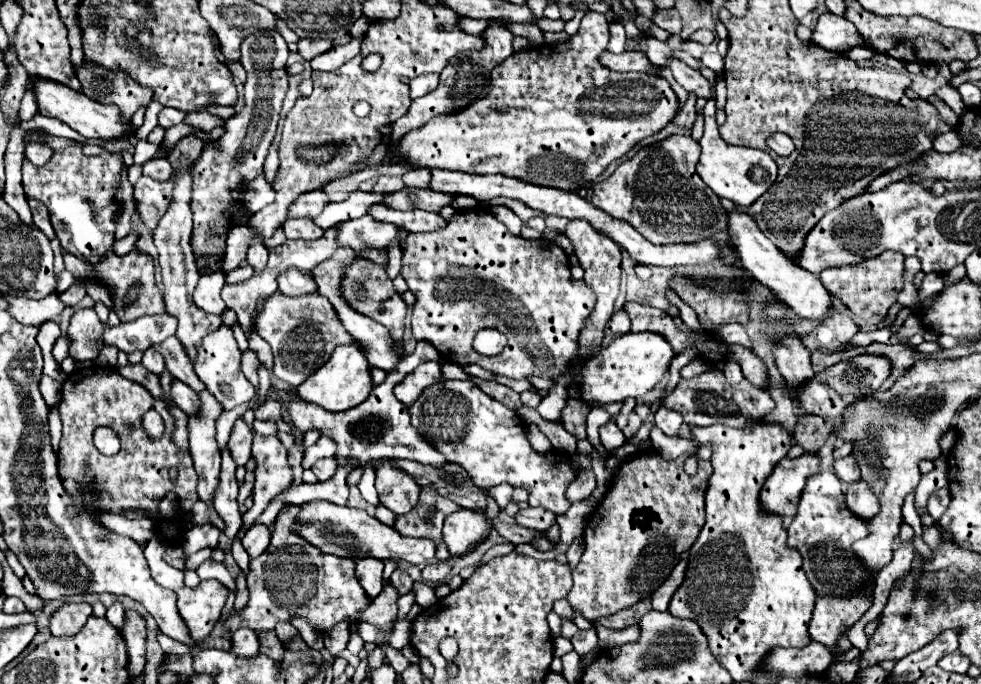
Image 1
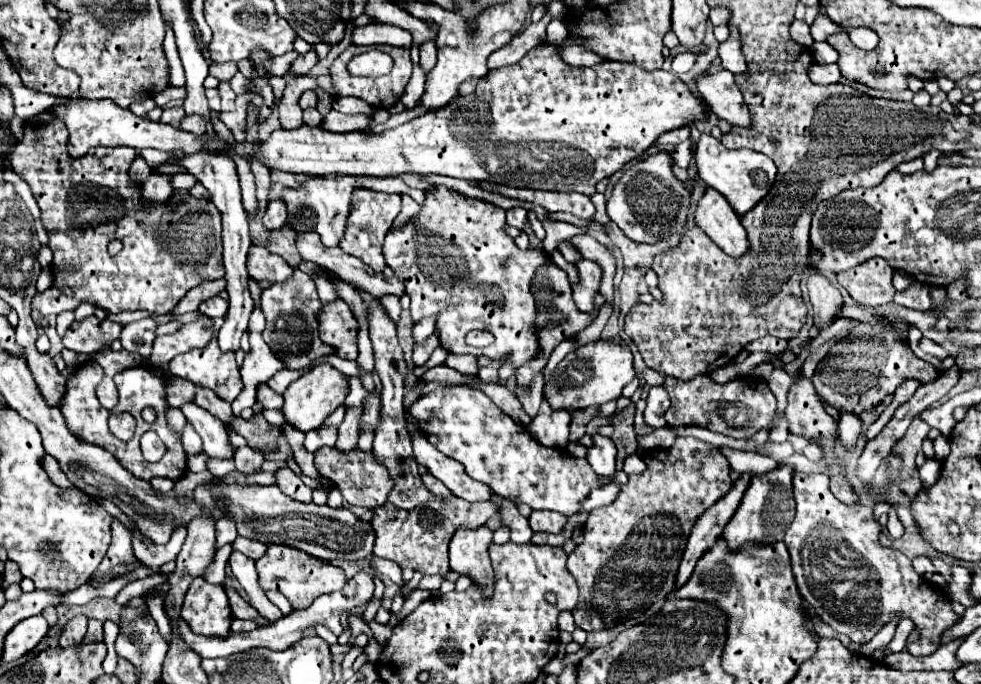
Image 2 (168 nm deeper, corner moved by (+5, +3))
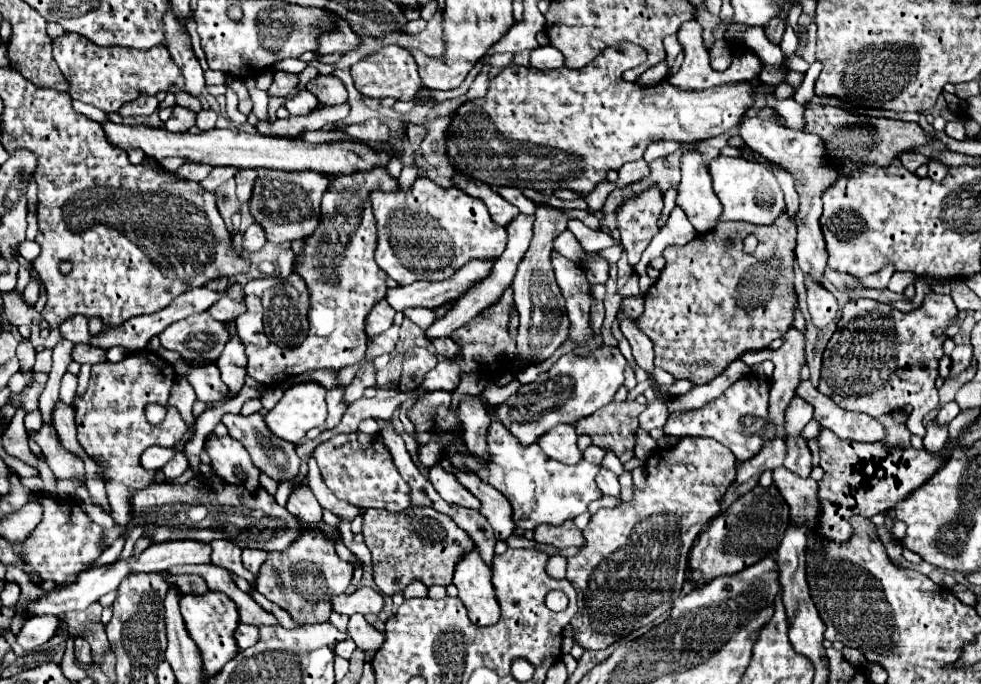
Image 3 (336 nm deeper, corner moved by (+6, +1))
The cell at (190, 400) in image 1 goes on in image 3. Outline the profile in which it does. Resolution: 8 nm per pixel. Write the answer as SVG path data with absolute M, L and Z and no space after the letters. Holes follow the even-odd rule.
M209 433L205 437L205 451L211 457L213 469L225 483L243 485L249 491L255 491L259 487L259 471L237 439L217 437Z

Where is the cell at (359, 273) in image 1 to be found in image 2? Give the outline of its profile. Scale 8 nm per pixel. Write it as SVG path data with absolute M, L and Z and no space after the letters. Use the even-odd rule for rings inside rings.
M358 291L362 295L362 299L366 301L366 305L370 307L370 339L374 343L374 359L376 359L376 371L380 375L382 381L382 421L378 423L376 429L376 437L374 437L374 455L376 459L390 471L390 477L394 481L394 489L388 495L388 501L394 503L400 509L414 509L426 501L434 501L436 497L424 489L424 483L420 479L418 473L418 463L414 459L412 453L412 445L410 445L410 433L406 429L406 417L404 417L404 407L402 407L402 395L404 395L404 379L408 375L404 357L402 357L402 349L398 345L396 339L396 325L390 321L388 313L382 309L382 305L378 303L378 299L374 299L370 293Z

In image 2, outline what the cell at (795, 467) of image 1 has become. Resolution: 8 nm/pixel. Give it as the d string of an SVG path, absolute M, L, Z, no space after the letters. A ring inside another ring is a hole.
M778 467L764 475L754 475L750 487L746 489L740 507L728 521L722 539L730 551L742 549L746 543L772 545L784 539L786 529L794 521L794 495L792 495L792 467Z

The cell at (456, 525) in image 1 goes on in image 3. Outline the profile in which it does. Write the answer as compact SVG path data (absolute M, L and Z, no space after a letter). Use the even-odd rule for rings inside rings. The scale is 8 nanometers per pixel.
M477 547L465 553L455 567L453 585L459 589L459 597L469 611L469 619L477 625L493 625L501 617L495 589L491 583L491 567L483 561Z

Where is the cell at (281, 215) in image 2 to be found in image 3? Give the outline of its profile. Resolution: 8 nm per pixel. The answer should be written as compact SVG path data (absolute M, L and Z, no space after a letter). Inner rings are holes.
M253 223L247 231L245 231L245 251L247 253L253 253L253 251L259 251L261 247L263 247L263 243L265 243L265 231L263 231L263 227L259 225L259 223Z

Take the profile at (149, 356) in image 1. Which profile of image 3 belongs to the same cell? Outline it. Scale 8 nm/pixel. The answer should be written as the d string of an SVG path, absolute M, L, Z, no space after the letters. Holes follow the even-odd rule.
M209 313L193 315L181 323L169 325L161 331L159 341L165 349L177 351L185 359L215 361L225 347L223 323L209 317Z

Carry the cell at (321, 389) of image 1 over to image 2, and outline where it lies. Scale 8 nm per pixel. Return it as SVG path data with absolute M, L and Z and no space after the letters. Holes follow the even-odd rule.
M324 363L324 365L314 367L310 373L302 375L298 381L290 383L290 387L284 391L282 413L284 413L284 419L286 419L288 425L292 425L294 429L298 429L302 433L308 433L308 431L318 429L326 421L326 417L338 405L344 403L346 395L348 395L346 377L338 369L334 369L332 365Z

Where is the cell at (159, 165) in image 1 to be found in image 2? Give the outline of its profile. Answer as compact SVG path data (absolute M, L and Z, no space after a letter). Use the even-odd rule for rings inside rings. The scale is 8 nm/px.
M176 173L169 177L174 189L192 189L196 185L196 177L190 173Z

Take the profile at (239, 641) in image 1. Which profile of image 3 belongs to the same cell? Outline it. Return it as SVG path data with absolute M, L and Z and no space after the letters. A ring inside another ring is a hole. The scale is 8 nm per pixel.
M239 623L239 627L235 629L235 639L237 639L239 649L251 647L253 643L257 643L257 637L259 637L259 631L257 631L257 627L253 627L253 625Z

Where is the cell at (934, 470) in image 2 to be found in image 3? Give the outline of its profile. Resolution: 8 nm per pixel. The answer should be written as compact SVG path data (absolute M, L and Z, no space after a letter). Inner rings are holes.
M929 423L927 425L927 435L925 435L925 439L923 439L923 447L931 453L935 453L935 451L941 451L943 449L943 445L945 445L945 441L947 441L947 427L937 427L937 425L933 425L933 423Z

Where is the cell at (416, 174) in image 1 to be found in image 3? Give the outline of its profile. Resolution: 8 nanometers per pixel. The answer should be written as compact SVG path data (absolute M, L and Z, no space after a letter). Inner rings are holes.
M579 219L569 221L567 229L571 229L571 233L577 237L577 241L581 243L585 251L599 251L599 249L613 246L613 239L607 233L603 233L601 229L589 229Z

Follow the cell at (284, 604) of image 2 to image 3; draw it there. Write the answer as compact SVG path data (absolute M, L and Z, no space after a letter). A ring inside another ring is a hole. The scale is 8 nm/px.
M217 539L217 541L211 541L211 549L213 549L211 551L211 563L213 565L225 567L248 582L256 580L253 574L243 567L241 549L237 545L233 545L225 539Z

